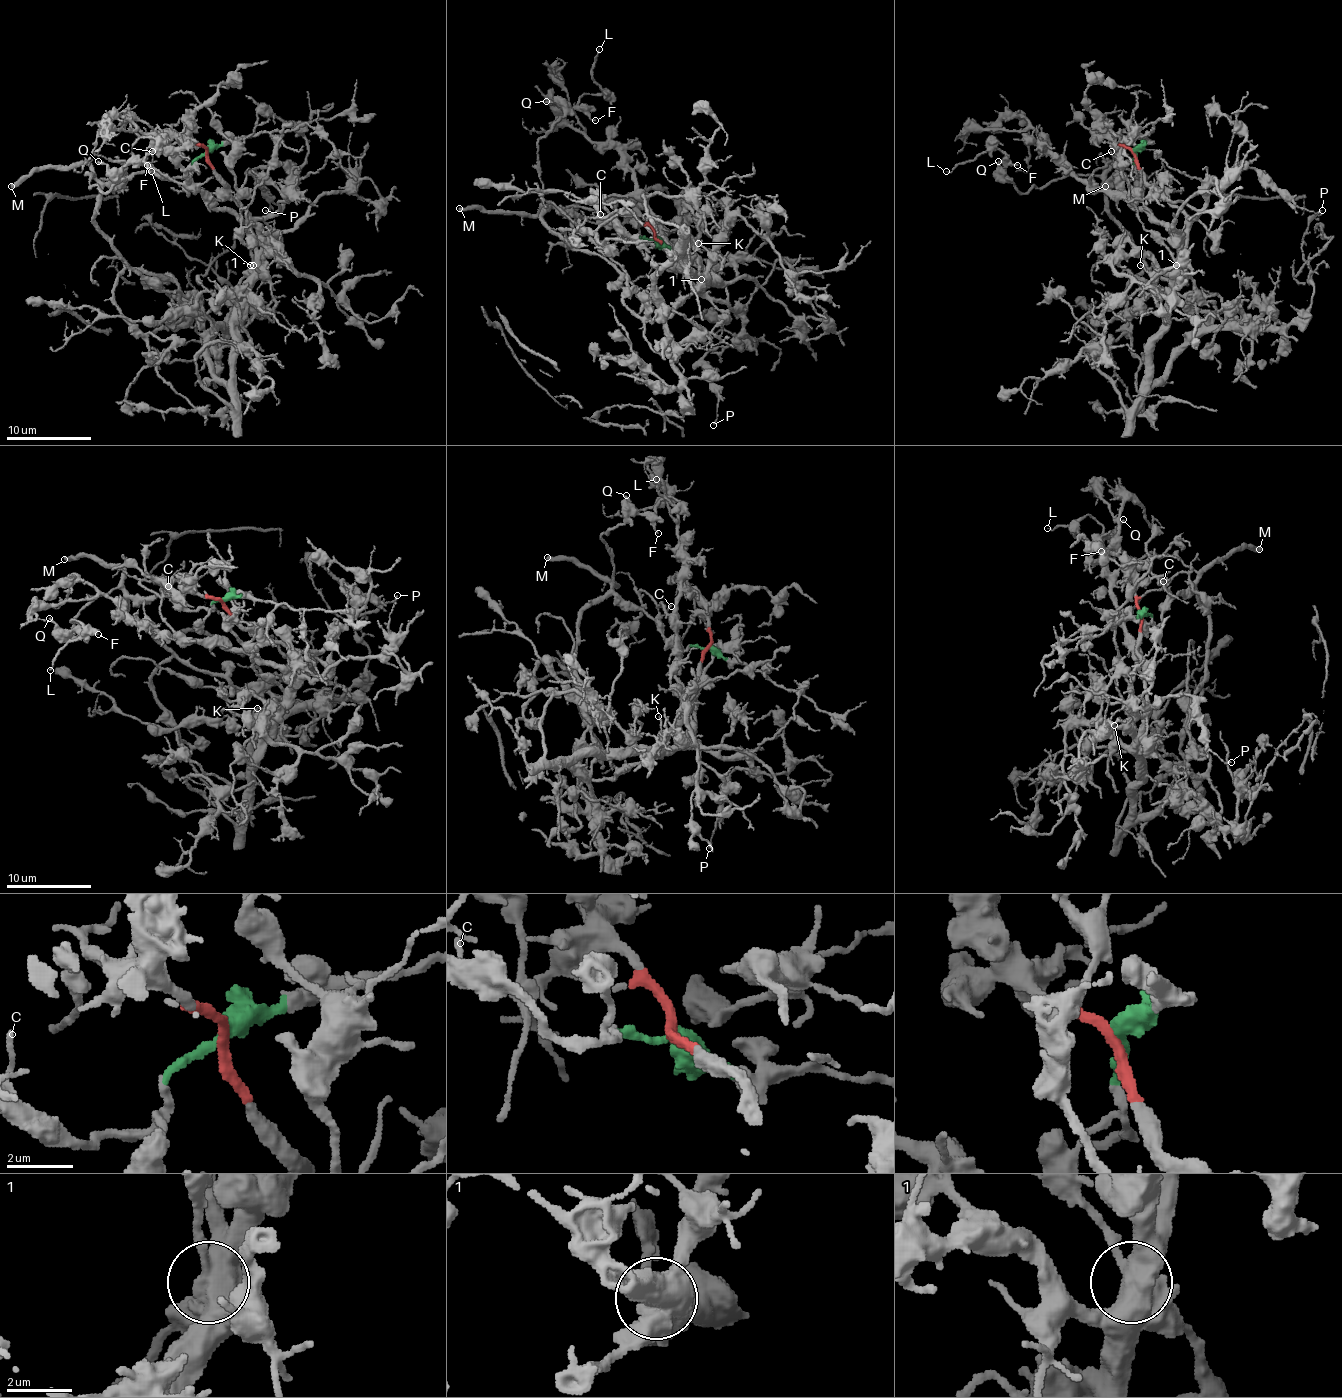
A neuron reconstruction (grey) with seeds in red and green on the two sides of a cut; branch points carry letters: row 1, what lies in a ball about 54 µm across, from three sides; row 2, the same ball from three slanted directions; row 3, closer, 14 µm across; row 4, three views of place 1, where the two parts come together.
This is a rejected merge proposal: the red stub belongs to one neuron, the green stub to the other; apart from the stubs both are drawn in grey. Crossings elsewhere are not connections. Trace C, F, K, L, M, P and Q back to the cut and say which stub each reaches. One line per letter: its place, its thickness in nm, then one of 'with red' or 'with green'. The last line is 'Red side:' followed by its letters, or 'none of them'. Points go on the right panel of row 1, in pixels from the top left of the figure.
C: place (1111, 151); calibre 140 nm; with green
F: place (1017, 165); calibre 140 nm; with green
K: place (1140, 265); calibre 140 nm; with red
L: place (946, 171); calibre 100 nm; with green
M: place (1105, 186); calibre 340 nm; with green
P: place (1322, 210); calibre 140 nm; with red
Q: place (998, 161); calibre 200 nm; with green
Red side: K, P

